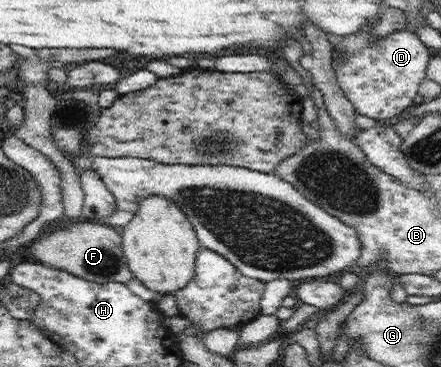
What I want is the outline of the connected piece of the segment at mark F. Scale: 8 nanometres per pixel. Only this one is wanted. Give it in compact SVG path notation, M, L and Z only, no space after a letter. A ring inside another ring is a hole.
M76 222L64 229L42 234L32 241L30 252L36 263L64 270L78 278L97 283L121 282L126 284L133 278L122 252L121 235L113 227L101 223Z

